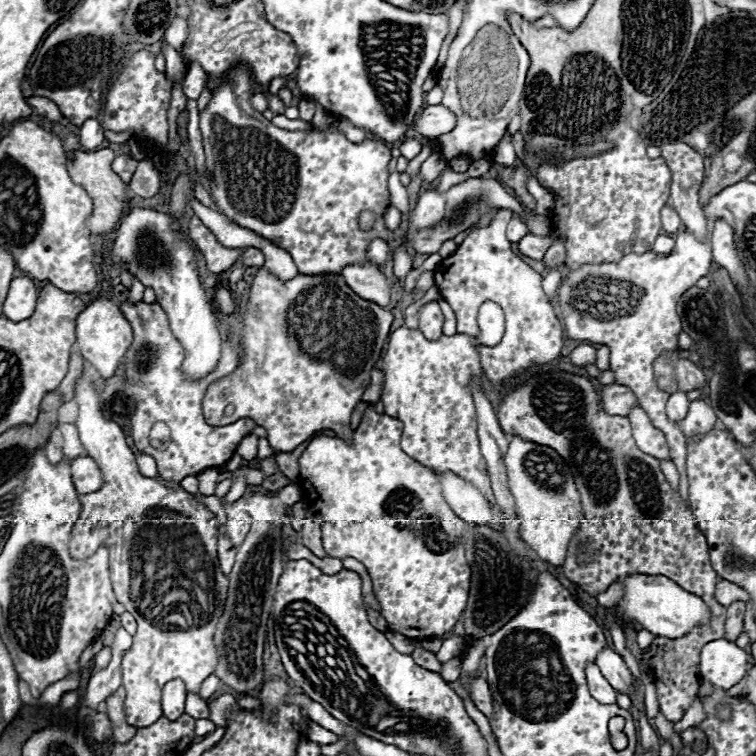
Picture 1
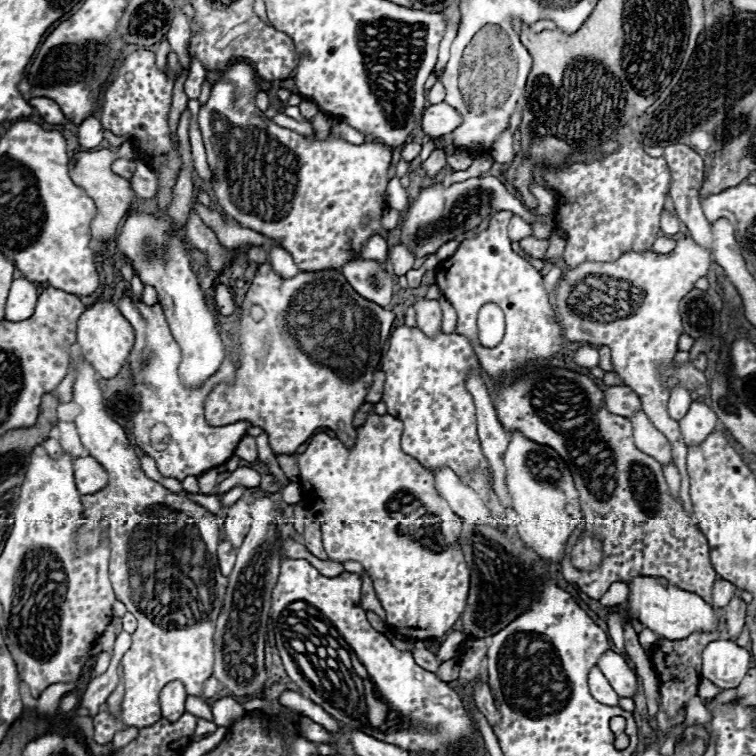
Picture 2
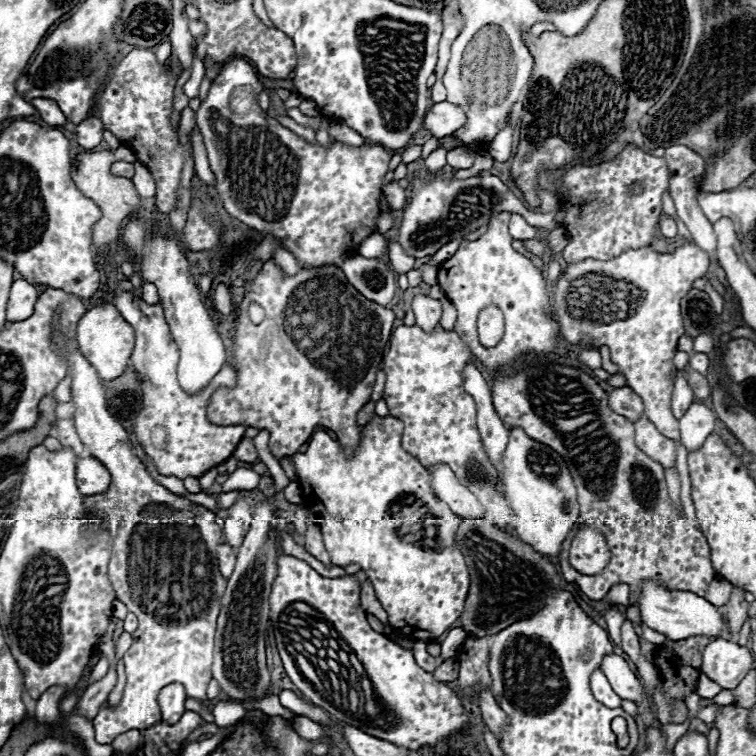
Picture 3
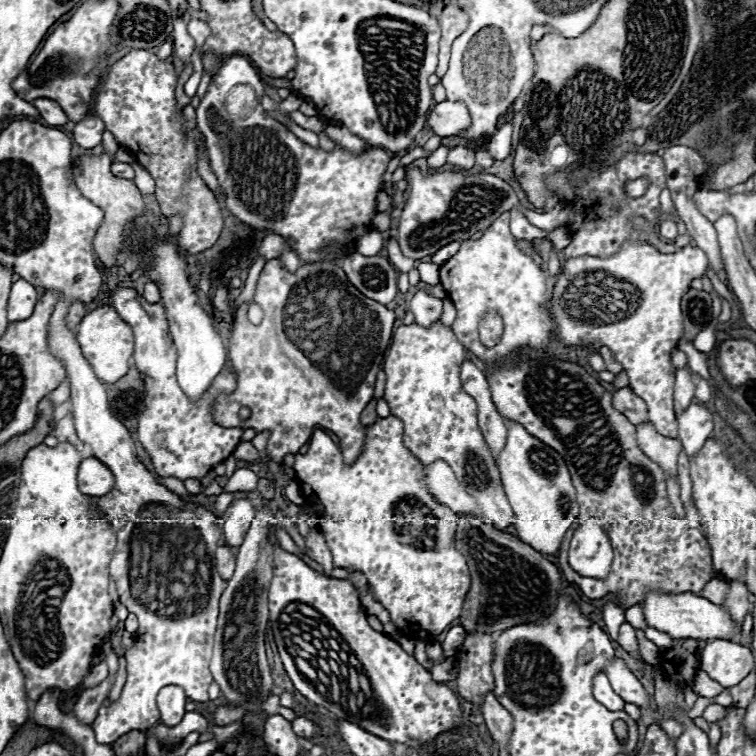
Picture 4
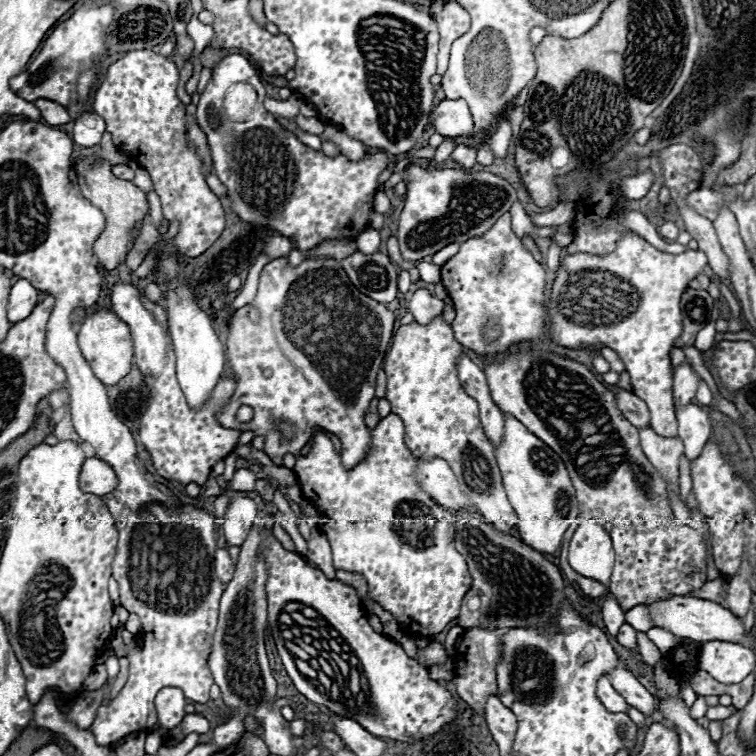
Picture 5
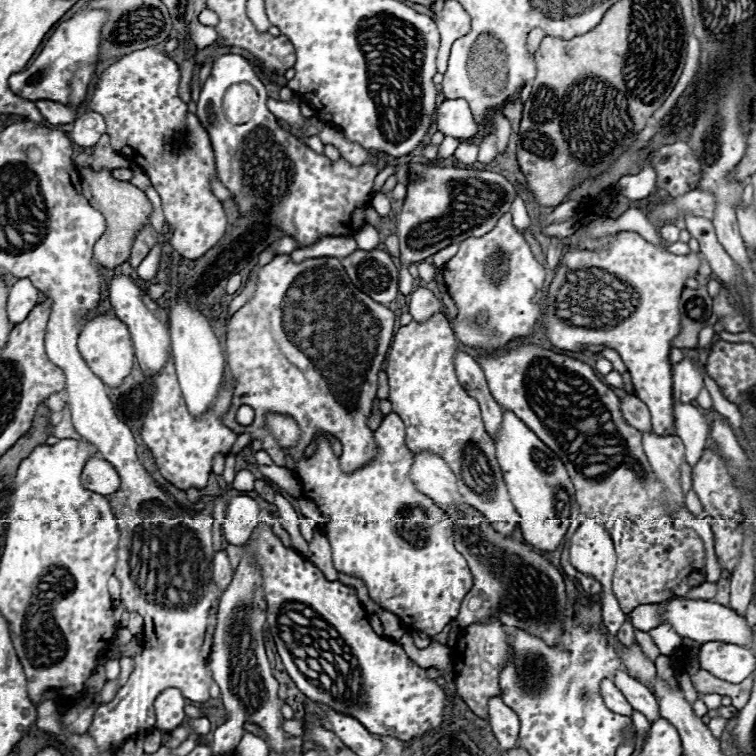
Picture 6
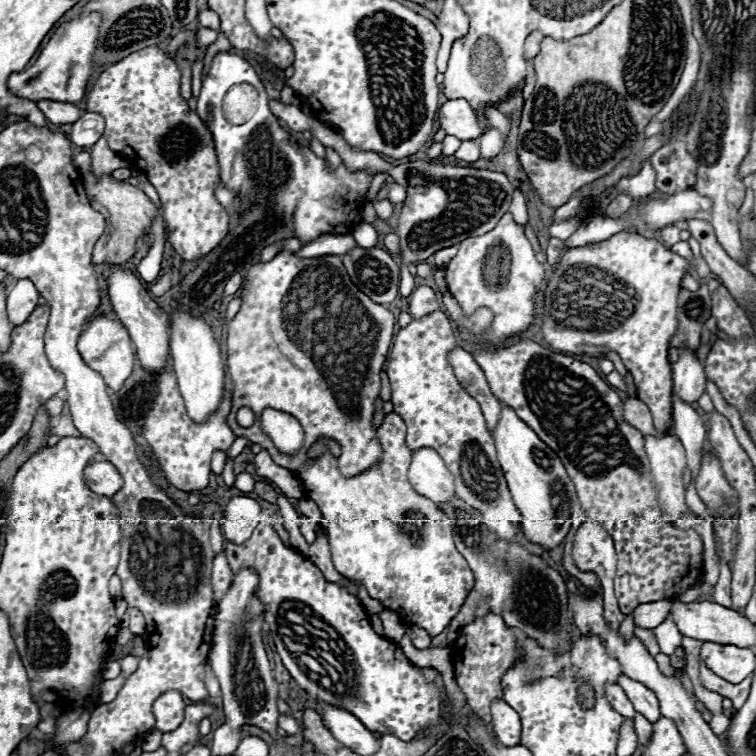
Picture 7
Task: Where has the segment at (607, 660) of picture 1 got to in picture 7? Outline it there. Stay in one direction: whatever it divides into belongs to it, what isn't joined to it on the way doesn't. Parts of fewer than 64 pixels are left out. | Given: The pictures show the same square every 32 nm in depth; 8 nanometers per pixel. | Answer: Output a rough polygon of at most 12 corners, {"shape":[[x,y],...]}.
{"shape":[[618,678],[636,710],[656,724],[658,698],[644,684]]}

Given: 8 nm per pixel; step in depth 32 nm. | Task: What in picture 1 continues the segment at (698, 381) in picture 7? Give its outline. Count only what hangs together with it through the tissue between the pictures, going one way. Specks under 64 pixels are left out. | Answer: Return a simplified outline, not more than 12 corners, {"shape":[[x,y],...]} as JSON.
{"shape":[[684,390],[670,394],[668,418],[680,422],[688,412],[690,398]]}

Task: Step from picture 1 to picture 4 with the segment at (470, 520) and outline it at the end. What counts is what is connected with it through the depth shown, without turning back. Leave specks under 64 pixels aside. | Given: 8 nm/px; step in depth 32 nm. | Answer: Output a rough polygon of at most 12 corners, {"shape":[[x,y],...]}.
{"shape":[[444,460],[422,464],[428,492],[456,514],[476,514],[474,498]]}

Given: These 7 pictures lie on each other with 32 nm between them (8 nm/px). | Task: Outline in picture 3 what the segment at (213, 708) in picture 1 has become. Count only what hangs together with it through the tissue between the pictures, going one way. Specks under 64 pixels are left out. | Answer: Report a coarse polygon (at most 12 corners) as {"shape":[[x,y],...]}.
{"shape":[[218,702],[214,706],[216,726],[232,726],[246,710],[238,702]]}

